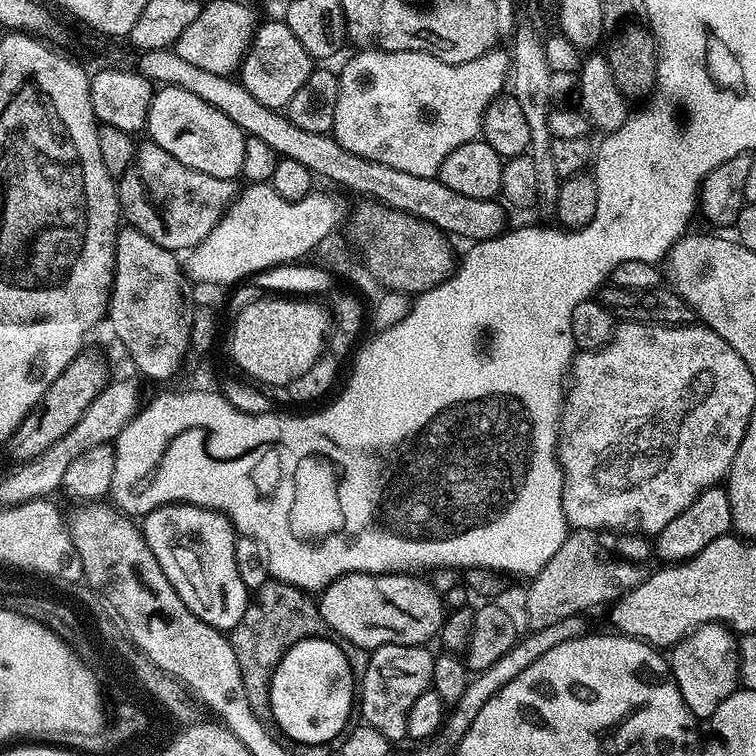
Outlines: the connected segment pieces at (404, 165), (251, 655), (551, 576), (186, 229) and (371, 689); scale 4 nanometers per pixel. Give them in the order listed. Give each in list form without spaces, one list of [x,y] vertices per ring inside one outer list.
[[[503,47],[492,48],[486,54],[478,58],[470,58],[470,62],[442,62],[434,58],[428,52],[384,52],[380,48],[366,48],[357,51],[357,56],[352,56],[344,64],[344,69],[339,69],[340,93],[338,94],[338,106],[334,106],[334,126],[331,135],[334,136],[342,147],[360,155],[366,160],[382,163],[385,166],[393,167],[396,170],[405,171],[409,174],[416,174],[419,177],[430,178],[439,177],[442,162],[446,162],[446,156],[453,150],[458,150],[466,142],[477,139],[481,135],[484,126],[484,115],[493,104],[497,96],[505,91],[510,80],[510,56]]]
[[[268,578],[257,592],[255,589],[238,626],[231,629],[234,654],[242,670],[242,686],[246,690],[246,698],[250,698],[254,706],[270,705],[274,670],[295,644],[329,635],[327,622],[322,618],[317,601],[308,596],[311,595],[305,589],[297,588],[293,583]]]
[[[577,528],[569,531],[568,536],[558,546],[554,558],[542,566],[542,570],[531,577],[528,593],[524,596],[524,612],[528,615],[529,629],[554,626],[562,618],[580,616],[587,608],[596,608],[599,604],[611,605],[621,596],[638,586],[653,571],[654,544],[647,535],[632,530],[613,530],[610,528]]]
[[[141,143],[133,166],[119,179],[120,211],[131,227],[142,230],[146,238],[158,242],[166,250],[180,254],[182,250],[197,248],[218,226],[238,196],[236,180],[214,178],[182,166],[174,154],[166,154],[162,146]]]
[[[383,645],[370,655],[370,666],[366,666],[366,674],[358,684],[358,712],[361,712],[363,723],[370,725],[378,734],[382,734],[390,742],[404,740],[408,730],[406,720],[410,714],[410,706],[418,699],[418,694],[429,691],[432,683],[433,653],[418,645]]]

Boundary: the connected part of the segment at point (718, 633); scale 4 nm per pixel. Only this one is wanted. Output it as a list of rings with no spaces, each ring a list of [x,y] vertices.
[[[704,624],[700,628],[695,628],[671,649],[670,667],[684,699],[684,705],[692,711],[697,721],[707,722],[712,719],[714,710],[718,710],[718,706],[722,706],[722,702],[726,702],[726,698],[730,698],[730,694],[737,691],[740,684],[740,649],[737,637],[723,624]]]

